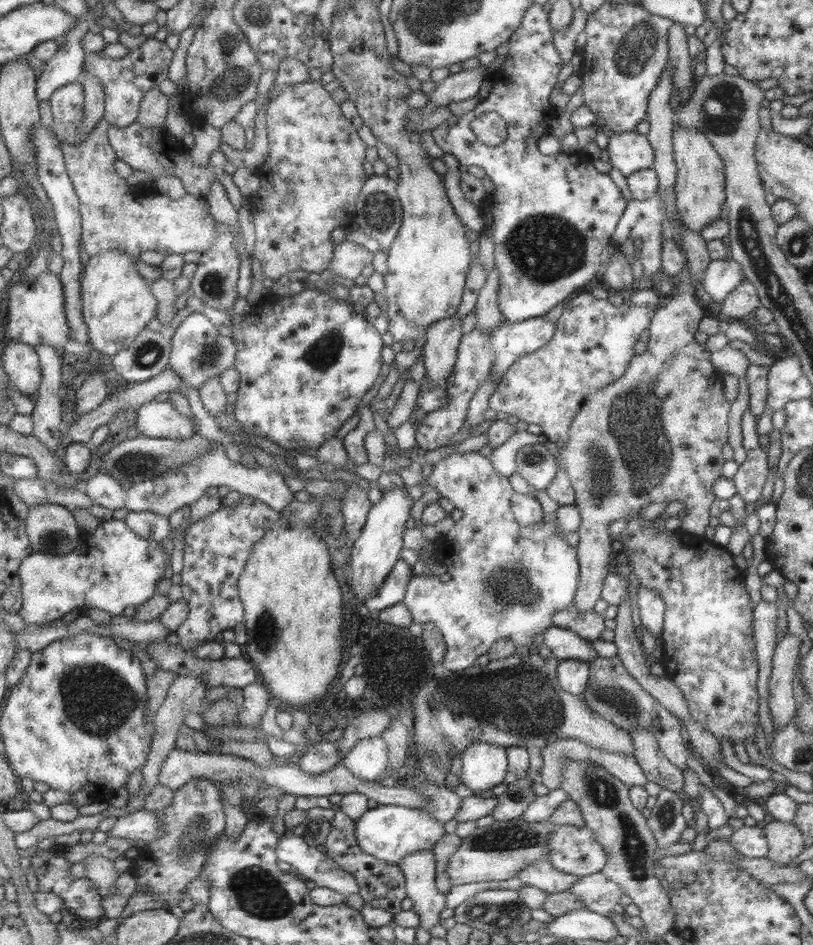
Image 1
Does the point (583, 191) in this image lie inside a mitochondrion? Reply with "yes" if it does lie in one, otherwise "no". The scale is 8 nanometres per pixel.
no

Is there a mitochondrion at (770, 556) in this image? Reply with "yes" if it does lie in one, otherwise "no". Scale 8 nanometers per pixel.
no

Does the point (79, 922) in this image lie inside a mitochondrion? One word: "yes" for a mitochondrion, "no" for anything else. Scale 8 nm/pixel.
no

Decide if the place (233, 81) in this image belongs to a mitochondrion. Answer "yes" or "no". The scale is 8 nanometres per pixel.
yes

